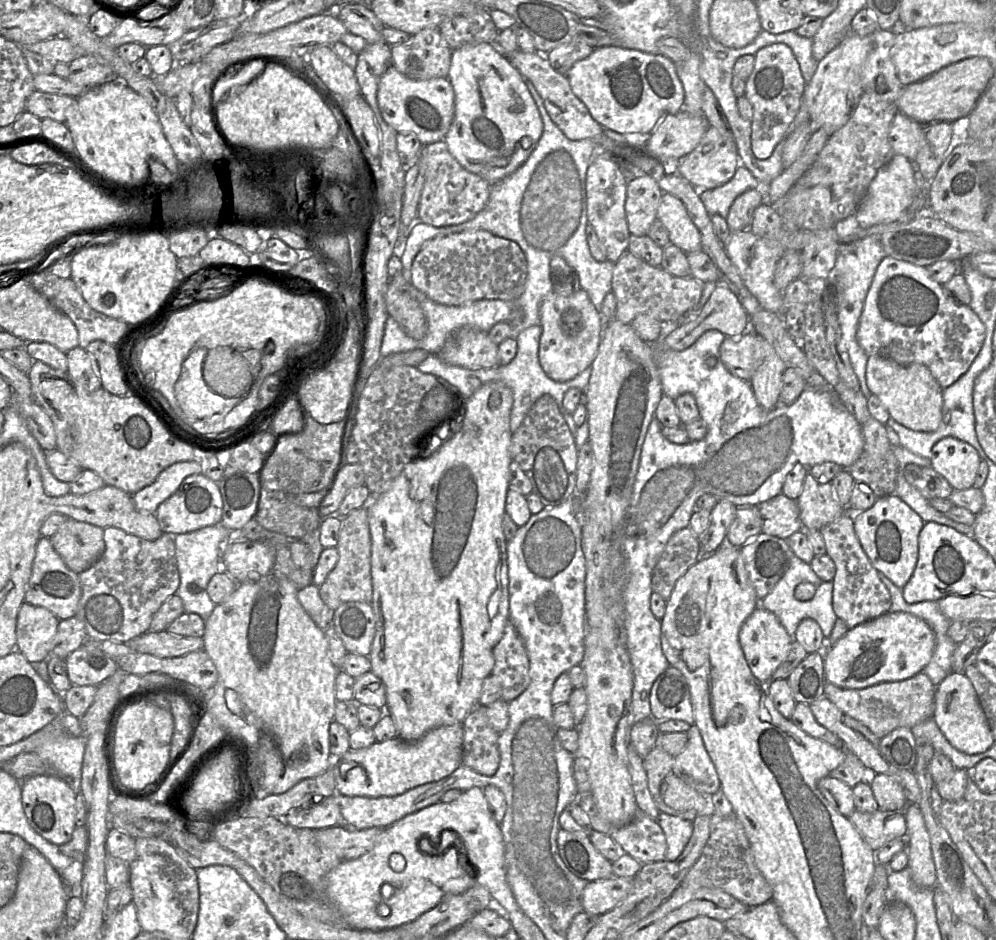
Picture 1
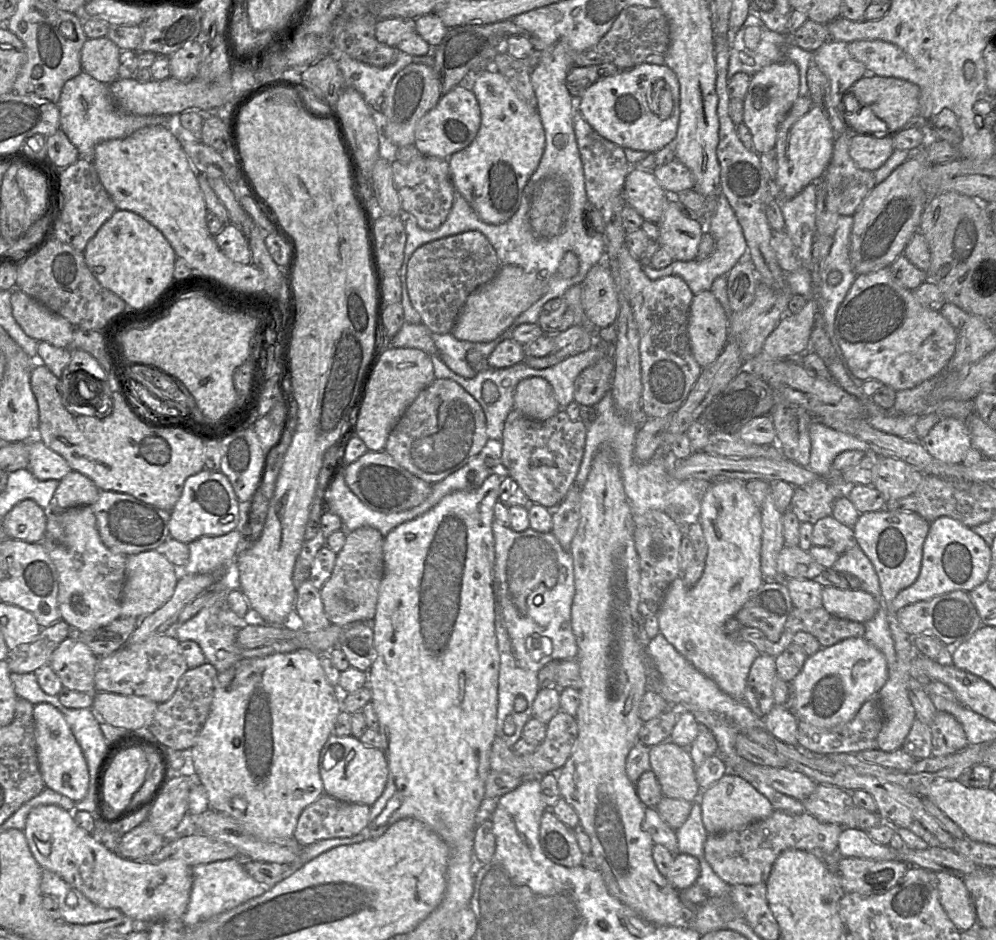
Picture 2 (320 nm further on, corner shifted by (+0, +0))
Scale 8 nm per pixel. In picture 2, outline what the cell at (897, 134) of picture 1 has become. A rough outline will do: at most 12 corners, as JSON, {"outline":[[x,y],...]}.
{"outline":[[851,135],[849,155],[874,172],[893,151],[889,135]]}

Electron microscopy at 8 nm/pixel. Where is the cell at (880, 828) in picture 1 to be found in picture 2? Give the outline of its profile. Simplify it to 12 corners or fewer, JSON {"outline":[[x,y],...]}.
{"outline":[[817,784],[801,803],[820,822],[839,825],[854,805],[850,792]]}

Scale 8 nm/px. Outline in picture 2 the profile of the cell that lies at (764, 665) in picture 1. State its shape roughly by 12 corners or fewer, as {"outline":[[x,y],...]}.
{"outline":[[775,657],[751,665],[745,704],[759,718],[774,706]]}

